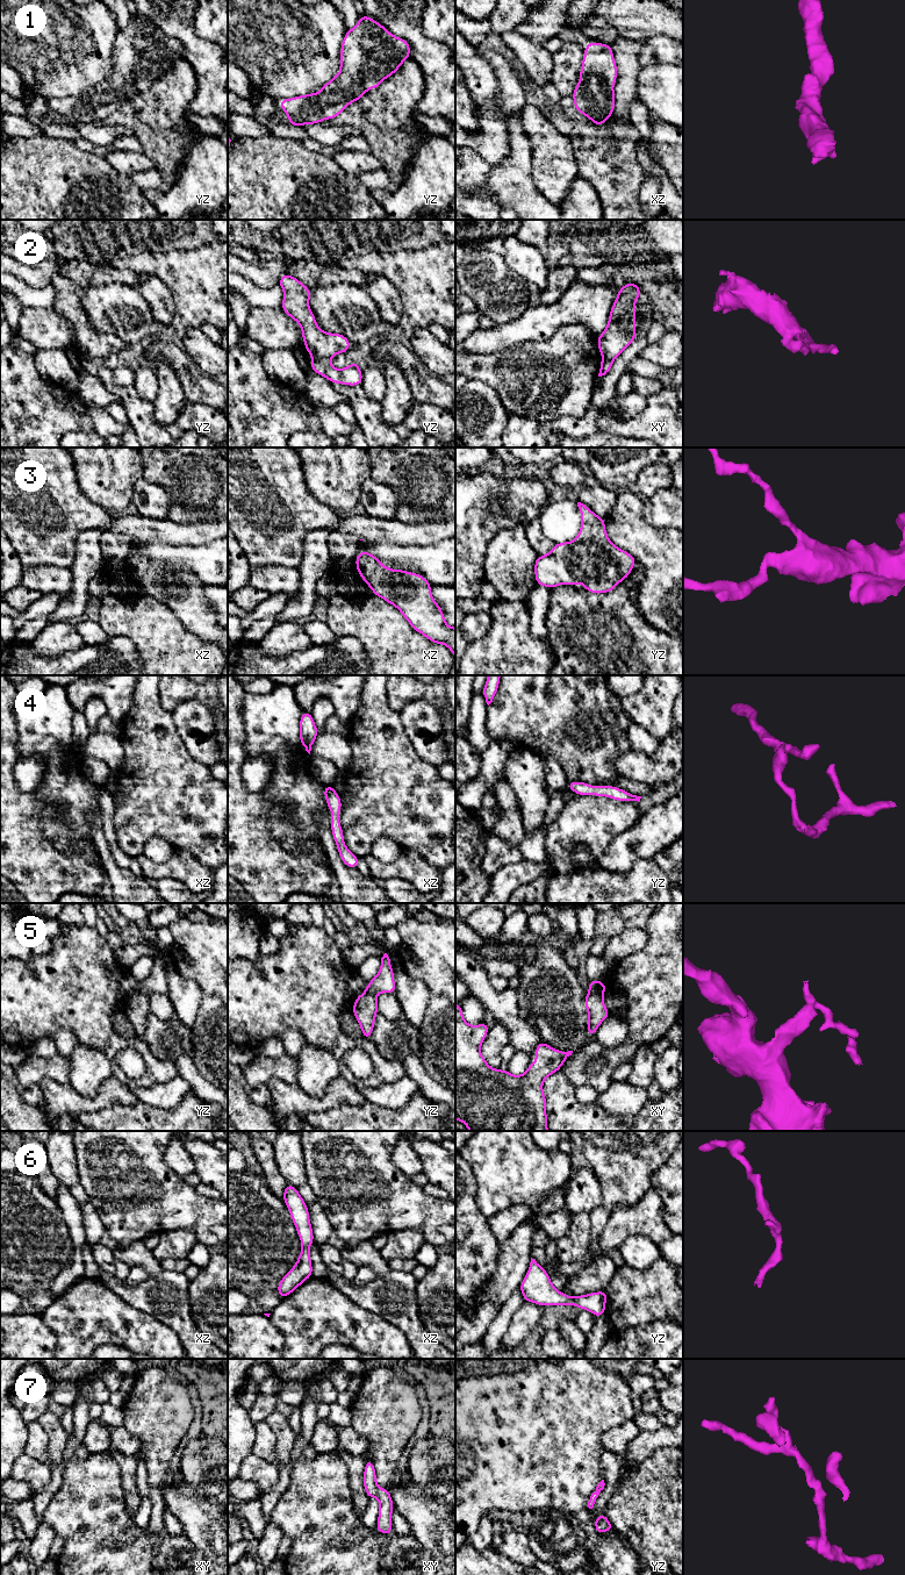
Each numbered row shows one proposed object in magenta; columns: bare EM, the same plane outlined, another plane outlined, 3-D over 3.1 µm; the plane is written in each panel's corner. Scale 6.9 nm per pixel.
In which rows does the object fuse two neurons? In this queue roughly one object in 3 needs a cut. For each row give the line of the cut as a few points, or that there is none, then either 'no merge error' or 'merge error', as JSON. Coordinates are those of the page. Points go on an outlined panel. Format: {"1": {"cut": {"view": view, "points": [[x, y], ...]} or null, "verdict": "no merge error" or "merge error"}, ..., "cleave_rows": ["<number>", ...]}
{"1": {"cut": null, "verdict": "no merge error"}, "2": {"cut": {"view": "yz", "points": [[329, 357], [313, 359]]}, "verdict": "merge error"}, "3": {"cut": null, "verdict": "no merge error"}, "4": {"cut": null, "verdict": "no merge error"}, "5": {"cut": {"view": "xy", "points": [[589, 992], [596, 992], [602, 995]]}, "verdict": "merge error"}, "6": {"cut": null, "verdict": "no merge error"}, "7": {"cut": null, "verdict": "no merge error"}, "cleave_rows": ["2", "5"]}

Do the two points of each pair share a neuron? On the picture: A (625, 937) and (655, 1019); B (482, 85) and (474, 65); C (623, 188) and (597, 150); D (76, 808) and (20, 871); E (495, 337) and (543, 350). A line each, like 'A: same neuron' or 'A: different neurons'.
A: different neurons
B: same neuron
C: same neuron
D: different neurons
E: different neurons

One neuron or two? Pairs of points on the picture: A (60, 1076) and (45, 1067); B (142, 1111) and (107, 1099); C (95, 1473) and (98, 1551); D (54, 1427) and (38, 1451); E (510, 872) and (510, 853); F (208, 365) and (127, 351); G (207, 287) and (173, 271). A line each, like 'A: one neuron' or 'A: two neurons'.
A: one neuron
B: two neurons
C: one neuron
D: two neurons
E: two neurons
F: two neurons
G: one neuron

